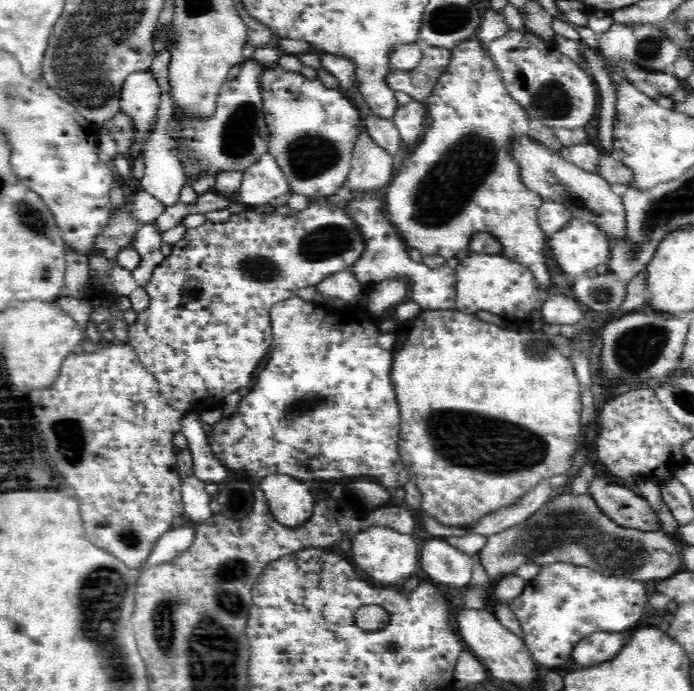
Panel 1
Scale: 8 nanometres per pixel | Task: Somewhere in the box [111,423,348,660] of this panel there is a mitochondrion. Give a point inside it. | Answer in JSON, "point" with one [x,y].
{"point":[238,501]}

